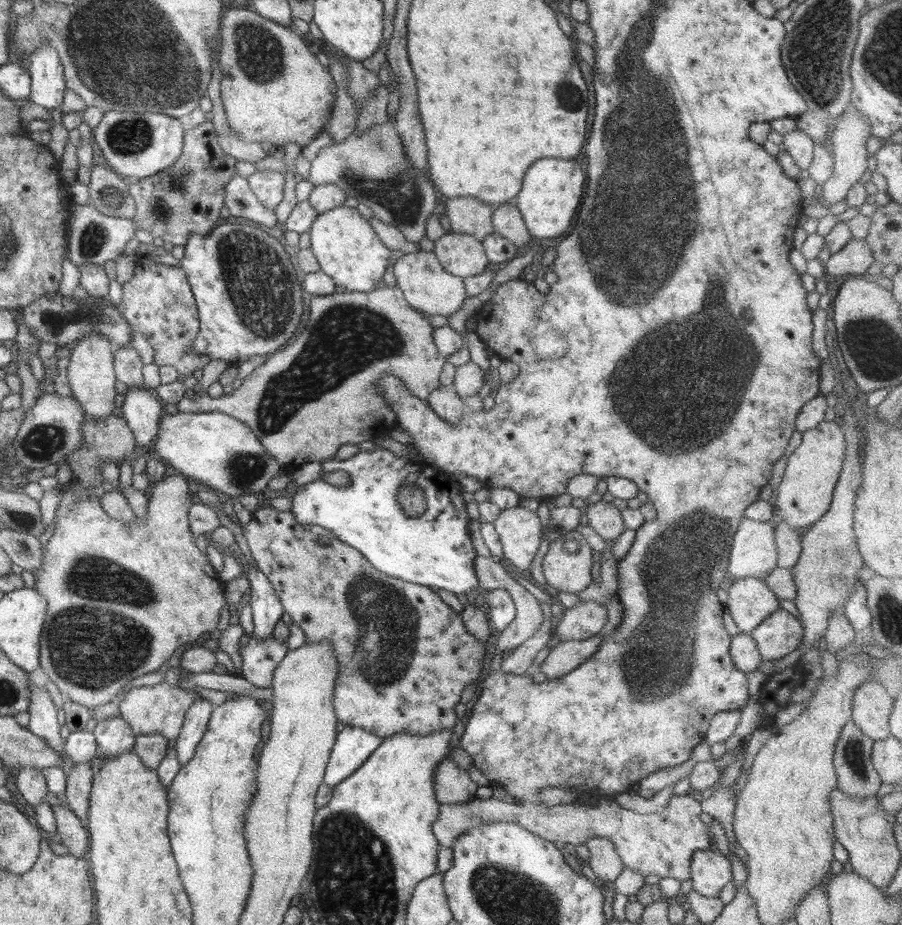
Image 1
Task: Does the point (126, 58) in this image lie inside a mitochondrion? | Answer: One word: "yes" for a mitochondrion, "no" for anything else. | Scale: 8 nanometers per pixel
yes

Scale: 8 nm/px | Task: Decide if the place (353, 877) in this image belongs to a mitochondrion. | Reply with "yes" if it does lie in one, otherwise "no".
yes

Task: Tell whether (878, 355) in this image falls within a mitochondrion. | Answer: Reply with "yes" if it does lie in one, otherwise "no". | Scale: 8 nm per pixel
yes

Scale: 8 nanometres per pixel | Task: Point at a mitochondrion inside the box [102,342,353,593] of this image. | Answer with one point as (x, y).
(242, 469)

